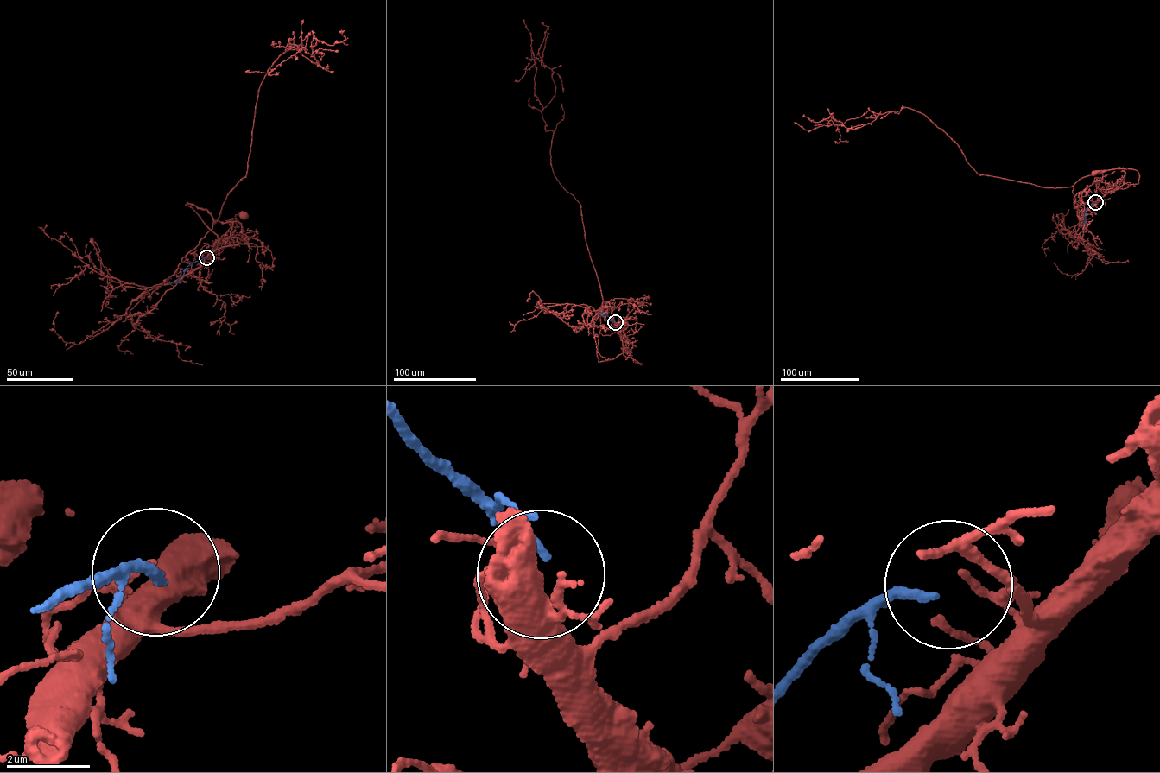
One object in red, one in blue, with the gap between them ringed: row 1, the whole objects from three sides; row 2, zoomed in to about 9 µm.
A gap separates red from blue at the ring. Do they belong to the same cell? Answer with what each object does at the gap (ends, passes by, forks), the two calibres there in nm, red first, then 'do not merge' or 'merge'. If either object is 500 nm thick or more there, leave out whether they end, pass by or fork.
red ends | blue ends | 150/200 nm | do not merge

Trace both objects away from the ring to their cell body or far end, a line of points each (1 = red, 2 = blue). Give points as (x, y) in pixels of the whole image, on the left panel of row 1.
1: (206, 257), (214, 247), (211, 246), (234, 247), (239, 243), (243, 229), (236, 215), (242, 212), (244, 217)
2: (207, 257), (193, 262), (178, 281), (169, 283)

